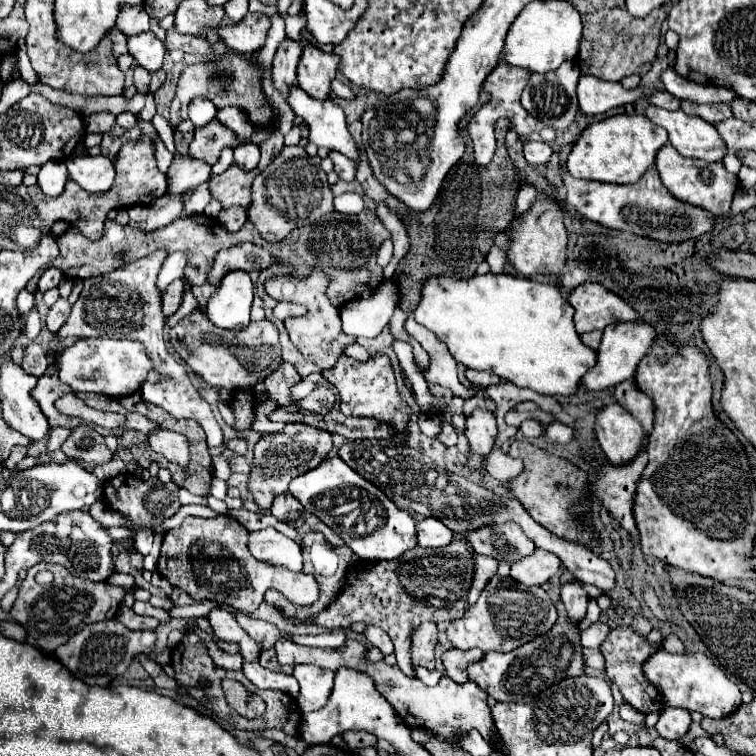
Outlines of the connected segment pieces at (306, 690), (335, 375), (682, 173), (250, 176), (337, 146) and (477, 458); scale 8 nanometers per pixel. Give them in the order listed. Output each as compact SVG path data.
M297 665L293 675L301 685L297 697L301 711L311 713L323 709L333 689L333 671L317 669L315 665Z
M343 355L333 369L325 369L323 377L333 383L341 395L341 413L343 415L353 415L353 417L375 417L379 421L393 423L397 429L397 435L405 435L405 427L409 423L409 409L405 407L397 385L395 385L395 375L389 359L385 355L381 357L371 357L367 363L359 363L353 357Z
M669 143L659 149L657 159L655 159L655 167L657 167L659 175L661 175L663 185L673 193L673 197L677 197L677 199L681 199L685 203L703 207L703 209L707 209L711 213L717 213L717 215L723 215L723 213L729 211L731 201L733 201L733 195L739 189L737 175L729 173L723 167L723 163L707 163L703 159L683 157Z
M231 165L225 173L215 175L209 181L209 191L213 199L219 199L223 207L249 207L251 205L251 185L253 179L257 177L257 169L253 171L243 171L237 165Z
M293 87L289 91L289 105L309 127L309 141L317 147L325 147L331 151L339 151L351 161L359 163L361 147L351 137L345 113L333 101L317 101L311 99L303 89Z
M475 409L471 417L467 417L465 425L465 437L469 441L469 455L467 455L467 467L471 471L481 469L485 457L493 451L495 439L497 439L497 423L495 415L491 411Z

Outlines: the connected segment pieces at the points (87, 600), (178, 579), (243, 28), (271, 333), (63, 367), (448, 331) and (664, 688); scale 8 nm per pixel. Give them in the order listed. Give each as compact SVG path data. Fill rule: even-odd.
M37 563L35 567L31 567L27 571L25 581L21 583L19 597L11 609L11 617L25 627L25 631L37 641L37 645L43 651L53 653L71 635L85 629L87 625L103 621L103 619L113 619L119 611L119 605L121 605L125 593L127 591L123 587L113 587L109 583L95 583L95 581L85 581L81 577L73 577L63 565ZM39 567L49 569L55 575L53 583L39 585L35 581Z
M227 515L211 519L185 517L181 527L165 533L157 571L169 579L173 587L185 589L193 597L207 599L213 595L219 597L219 603L227 603L243 613L253 613L261 605L267 589L281 591L295 605L311 605L317 601L317 581L313 575L293 573L257 561L247 549L247 537L249 531L237 519ZM213 565L221 565L221 569L215 573Z
M247 13L243 21L239 21L237 25L221 27L219 35L231 51L239 55L251 55L265 45L269 27L271 27L271 19L267 15Z
M201 311L185 317L183 323L171 329L171 341L177 349L177 355L187 363L193 373L199 373L213 387L231 387L245 389L259 383L263 377L271 375L267 365L281 365L281 345L277 327L263 319L251 321L243 331L227 331L215 327ZM185 347L185 349L183 349Z
M79 339L57 357L59 379L67 383L75 393L93 391L109 397L125 397L143 387L147 373L153 369L151 359L139 341L129 339Z
M473 275L471 279L449 279L431 277L425 281L421 303L413 311L419 325L431 329L449 349L457 363L469 369L493 371L501 379L533 389L541 395L575 395L583 375L597 363L597 351L587 347L573 327L575 309L561 297L559 287L549 283L539 283L525 277L509 275Z
M657 651L645 665L643 665L645 679L659 689L665 697L667 705L683 707L687 711L697 711L705 717L721 719L739 709L741 705L741 691L735 683L731 683L725 673L711 663L711 659L703 653L685 653L675 655L669 651Z

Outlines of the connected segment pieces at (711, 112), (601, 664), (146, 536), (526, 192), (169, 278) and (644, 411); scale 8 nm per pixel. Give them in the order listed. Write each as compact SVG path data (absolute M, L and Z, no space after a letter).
M683 101L681 103L681 109L689 115L697 115L701 119L705 119L707 123L719 123L719 121L725 121L727 117L731 117L731 105L727 103L715 103L715 105L699 105L699 103L693 103L693 101Z
M583 649L583 661L585 661L585 665L589 665L597 671L605 669L605 659L599 649Z
M141 529L137 535L135 535L135 543L137 543L137 549L147 555L151 551L151 545L153 545L153 531L145 531Z
M521 185L519 195L517 195L517 209L515 215L519 217L521 213L525 213L529 209L529 205L533 203L533 199L537 197L537 189L533 189L533 185Z
M179 251L171 253L171 255L167 257L167 261L163 263L163 269L161 269L161 273L159 273L159 279L157 279L159 289L165 291L165 287L167 287L169 283L173 283L177 277L183 277L185 265L187 265L187 257L185 257L183 253L179 253Z
M633 381L619 383L615 387L615 399L643 425L645 433L649 435L649 431L653 427L653 413L655 413L653 401L649 397L645 397L645 393L641 393Z

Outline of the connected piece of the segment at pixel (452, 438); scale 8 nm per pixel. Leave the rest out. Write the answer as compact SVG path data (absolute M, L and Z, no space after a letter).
M441 423L441 431L437 438L445 446L455 446L457 444L457 435L451 424Z

